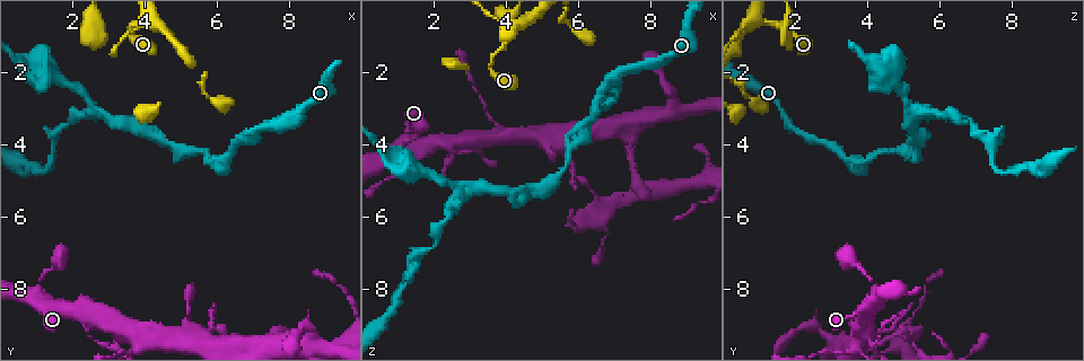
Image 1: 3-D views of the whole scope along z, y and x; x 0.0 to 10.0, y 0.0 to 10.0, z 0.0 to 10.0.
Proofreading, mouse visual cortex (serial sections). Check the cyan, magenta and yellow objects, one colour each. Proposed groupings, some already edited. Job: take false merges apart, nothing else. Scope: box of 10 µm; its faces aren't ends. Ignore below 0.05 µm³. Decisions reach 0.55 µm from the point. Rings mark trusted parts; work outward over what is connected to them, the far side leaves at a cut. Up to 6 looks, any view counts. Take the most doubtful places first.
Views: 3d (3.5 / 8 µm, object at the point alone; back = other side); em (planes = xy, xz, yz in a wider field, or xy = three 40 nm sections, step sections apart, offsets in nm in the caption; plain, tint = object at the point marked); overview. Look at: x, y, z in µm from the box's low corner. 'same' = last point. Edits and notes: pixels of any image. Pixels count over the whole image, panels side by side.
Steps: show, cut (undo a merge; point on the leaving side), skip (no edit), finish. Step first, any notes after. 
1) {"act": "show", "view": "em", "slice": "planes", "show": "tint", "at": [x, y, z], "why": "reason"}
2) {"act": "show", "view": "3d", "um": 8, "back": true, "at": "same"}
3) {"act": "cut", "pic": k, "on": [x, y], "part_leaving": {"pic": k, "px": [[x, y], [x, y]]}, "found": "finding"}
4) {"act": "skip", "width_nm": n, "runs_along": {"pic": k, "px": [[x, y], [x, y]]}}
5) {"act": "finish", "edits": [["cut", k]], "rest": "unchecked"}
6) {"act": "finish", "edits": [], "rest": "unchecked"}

{"act": "show", "view": "3d", "um": 8, "at": [1.00, 8.25, 4.35], "why": "three-way junction"}

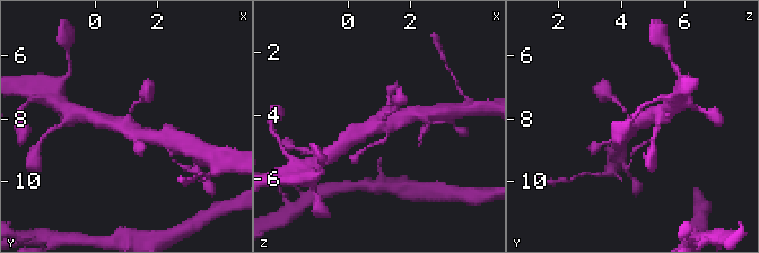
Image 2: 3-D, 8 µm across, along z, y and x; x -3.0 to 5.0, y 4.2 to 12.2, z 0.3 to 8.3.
{"act": "show", "view": "em", "slice": "xy", "step": 5, "show": "tint", "at": "same"}

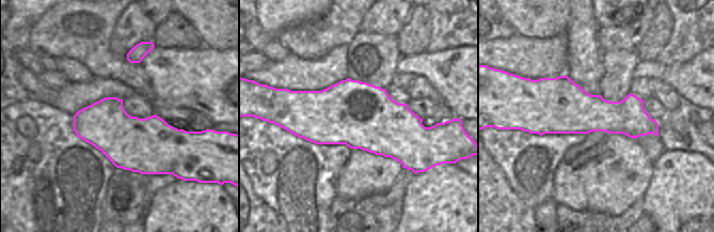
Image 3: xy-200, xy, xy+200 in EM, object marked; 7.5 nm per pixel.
{"act": "skip", "width_nm": 500, "runs_along": {"pic": 2, "px": [[389, 103], [386, 122], [350, 140]]}, "found": "one cell here"}

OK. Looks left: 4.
{"act": "show", "view": "3d", "um": 3.5, "at": [6.20, 4.70, 3.80], "why": "sharp bend"}

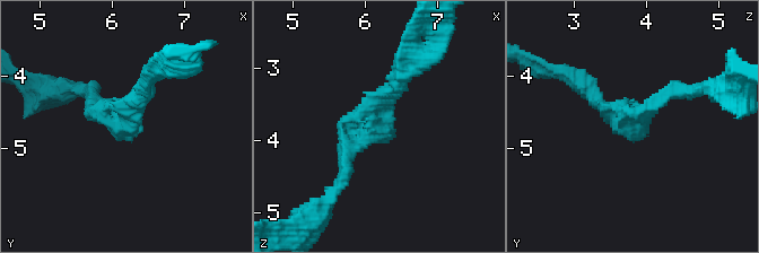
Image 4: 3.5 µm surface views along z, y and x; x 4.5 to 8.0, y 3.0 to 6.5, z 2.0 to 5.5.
{"act": "show", "view": "em", "slice": "xy", "step": 2, "show": "tint", "at": [6.15, 4.70, 3.80]}

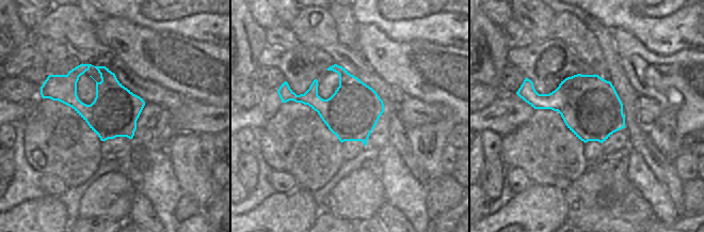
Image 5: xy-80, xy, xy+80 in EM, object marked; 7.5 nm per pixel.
{"act": "skip", "width_nm": 400, "runs_along": {"pic": 4, "px": [[401, 72], [342, 176]]}, "found": "continuous, no second cell"}

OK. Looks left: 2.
{"act": "show", "view": "3d", "um": 3.5, "at": [2.75, 3.15, 5.35], "why": "sudden change in width"}

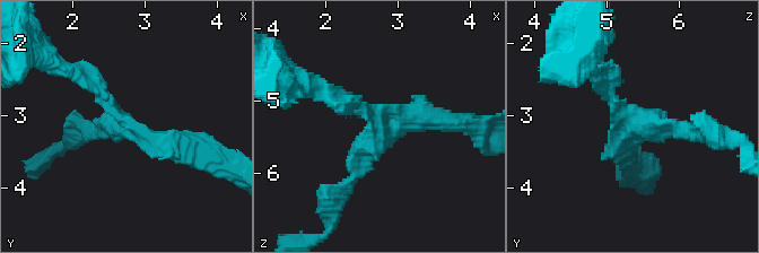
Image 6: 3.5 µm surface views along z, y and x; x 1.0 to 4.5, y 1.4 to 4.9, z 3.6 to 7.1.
{"act": "show", "view": "em", "slice": "xy", "step": 1, "show": "tint", "at": [2.75, 3.15, 5.40], "arms": 3, "arm_widths_nm": [150, 200, 300], "why": "shape alone is not enough"}

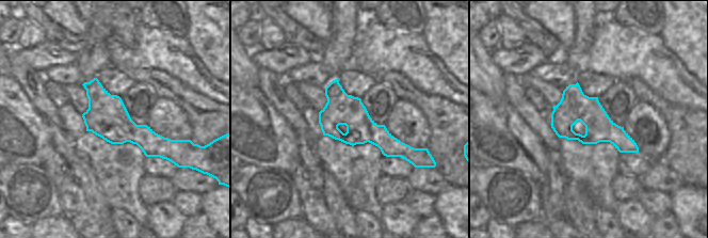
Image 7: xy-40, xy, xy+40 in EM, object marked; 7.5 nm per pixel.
{"act": "skip", "runs_along": {"pic": 7, "px": [[86, 84], [134, 133], [176, 146]]}, "found": "one cell here"}

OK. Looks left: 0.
{"act": "finish", "edits": [], "rest": "unchecked"}

